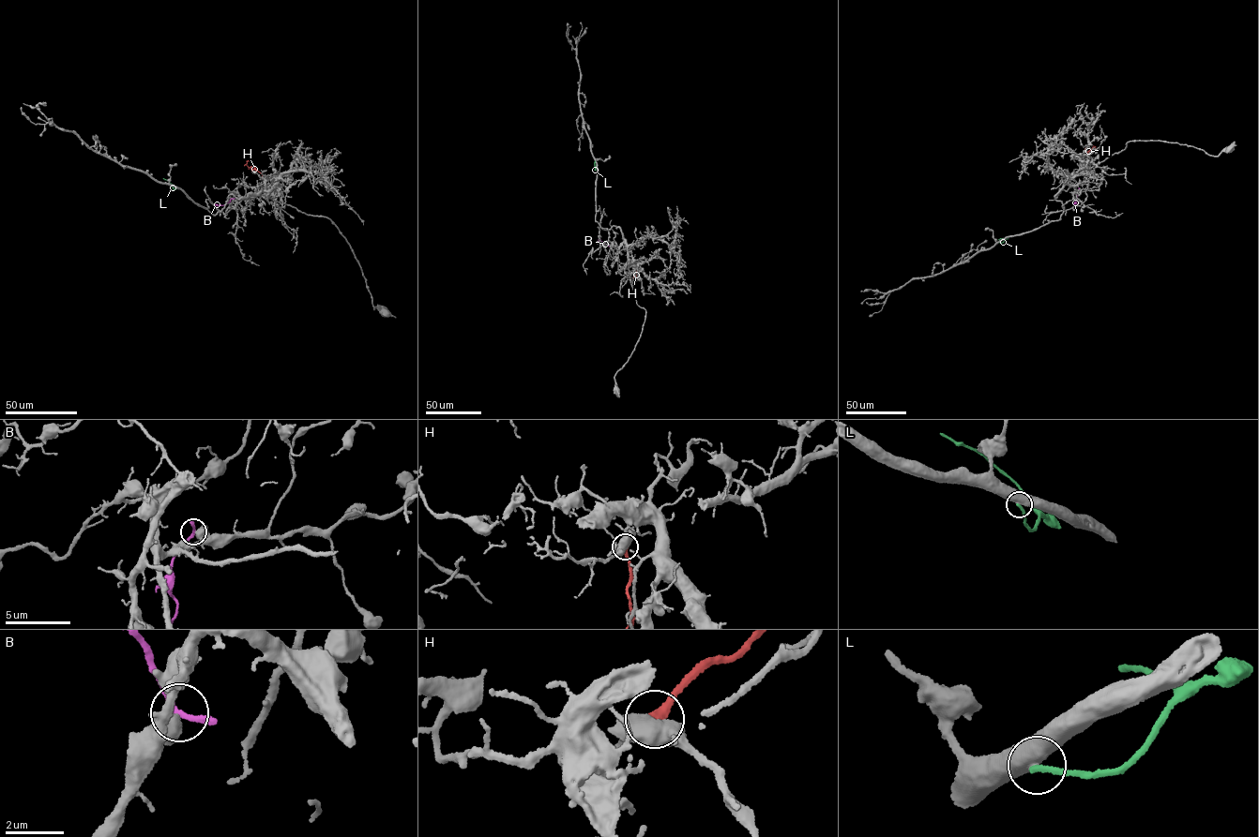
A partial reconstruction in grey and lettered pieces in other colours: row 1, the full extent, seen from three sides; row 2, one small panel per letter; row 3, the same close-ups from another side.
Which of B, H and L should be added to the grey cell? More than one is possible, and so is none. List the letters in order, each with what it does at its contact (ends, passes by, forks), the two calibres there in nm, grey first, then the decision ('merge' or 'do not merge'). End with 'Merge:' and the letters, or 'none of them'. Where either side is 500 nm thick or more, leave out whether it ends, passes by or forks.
B: it passes by; calibres 480 and 180 nm; do not merge
H: calibres 750 and 360 nm; do not merge
L: calibres 550 and 200 nm; do not merge
Merge: none of them

